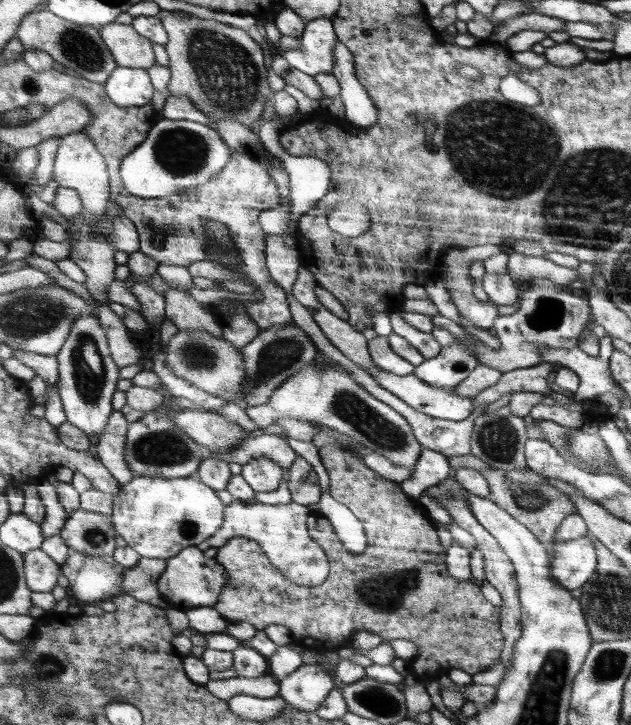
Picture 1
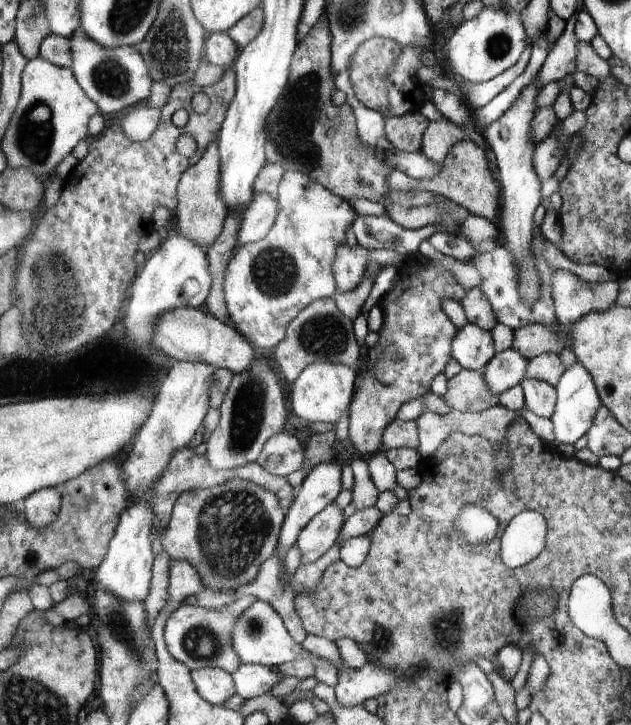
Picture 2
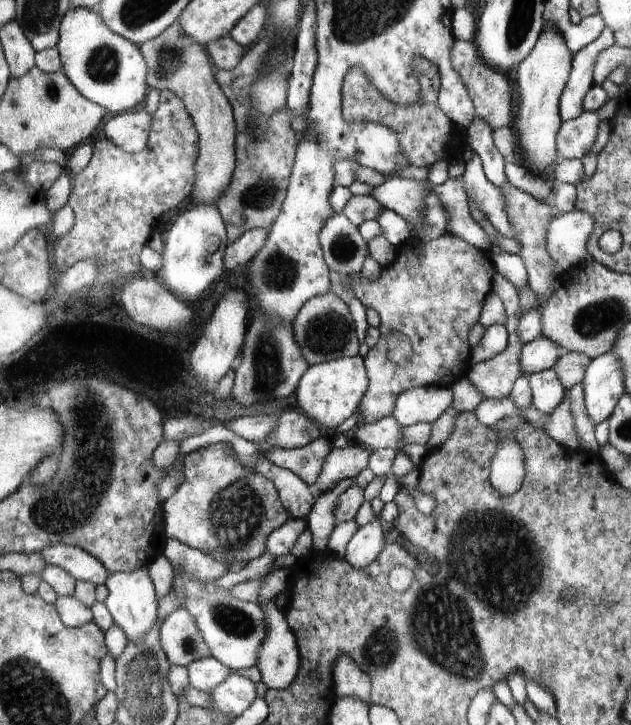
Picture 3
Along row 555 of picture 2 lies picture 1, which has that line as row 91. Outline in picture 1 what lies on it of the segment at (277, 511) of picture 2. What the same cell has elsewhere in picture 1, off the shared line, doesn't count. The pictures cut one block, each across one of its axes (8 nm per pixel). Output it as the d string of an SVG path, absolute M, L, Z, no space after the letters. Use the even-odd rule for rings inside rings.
M162 10L159 14L165 28L171 37L171 43L167 45L171 56L171 69L173 72L172 83L169 92L174 96L186 96L190 103L200 113L205 113L214 121L230 120L244 124L246 128L258 127L263 119L263 111L271 98L272 91L268 85L268 70L264 64L262 48L240 28L234 28L228 24L216 20L202 20L202 18L179 16L179 12Z

